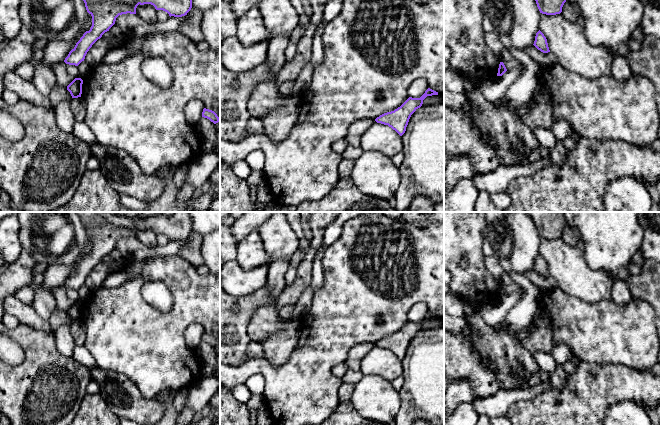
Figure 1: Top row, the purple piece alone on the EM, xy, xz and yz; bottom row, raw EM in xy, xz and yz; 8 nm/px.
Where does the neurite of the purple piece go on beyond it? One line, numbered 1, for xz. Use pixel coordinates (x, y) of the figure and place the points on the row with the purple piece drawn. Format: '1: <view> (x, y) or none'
1: none

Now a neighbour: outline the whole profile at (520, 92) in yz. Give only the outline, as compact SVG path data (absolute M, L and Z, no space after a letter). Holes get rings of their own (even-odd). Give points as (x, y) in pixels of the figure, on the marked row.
M510 49L510 52L523 65L523 72L505 95L496 101L496 106L499 108L519 108L527 103L537 87L541 73L539 64L524 51Z

